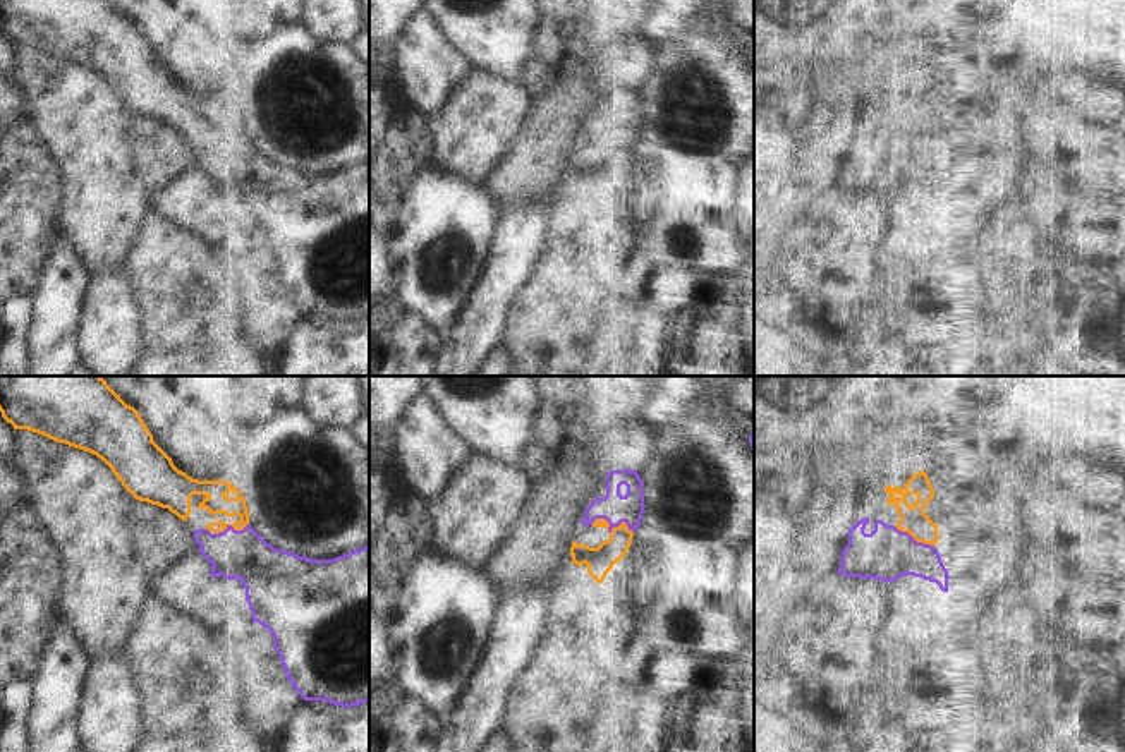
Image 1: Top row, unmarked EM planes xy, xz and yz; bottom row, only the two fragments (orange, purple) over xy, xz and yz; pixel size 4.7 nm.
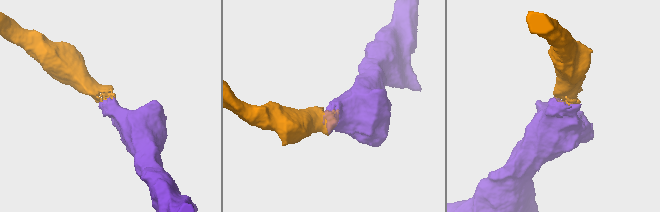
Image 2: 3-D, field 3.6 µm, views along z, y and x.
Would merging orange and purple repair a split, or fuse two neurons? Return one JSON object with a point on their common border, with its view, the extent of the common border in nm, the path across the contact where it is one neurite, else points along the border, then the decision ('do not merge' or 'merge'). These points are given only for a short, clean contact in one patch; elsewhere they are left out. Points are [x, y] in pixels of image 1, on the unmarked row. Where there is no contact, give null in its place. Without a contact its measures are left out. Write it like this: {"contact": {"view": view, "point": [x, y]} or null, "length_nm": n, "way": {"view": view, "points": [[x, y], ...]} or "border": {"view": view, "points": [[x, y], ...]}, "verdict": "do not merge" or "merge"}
{"contact": {"view": "xz", "point": [614, 143]}, "length_nm": 200, "way": {"view": "xz", "points": [[600, 175], [614, 162], [614, 143], [615, 124]]}, "verdict": "merge"}

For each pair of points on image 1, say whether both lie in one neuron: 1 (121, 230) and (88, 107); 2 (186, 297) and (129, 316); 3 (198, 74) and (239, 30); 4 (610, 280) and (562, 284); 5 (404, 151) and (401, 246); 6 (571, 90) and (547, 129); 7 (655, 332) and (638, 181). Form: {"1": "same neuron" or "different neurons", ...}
{"1": "same neuron", "2": "different neurons", "3": "same neuron", "4": "different neurons", "5": "different neurons", "6": "same neuron", "7": "same neuron"}

